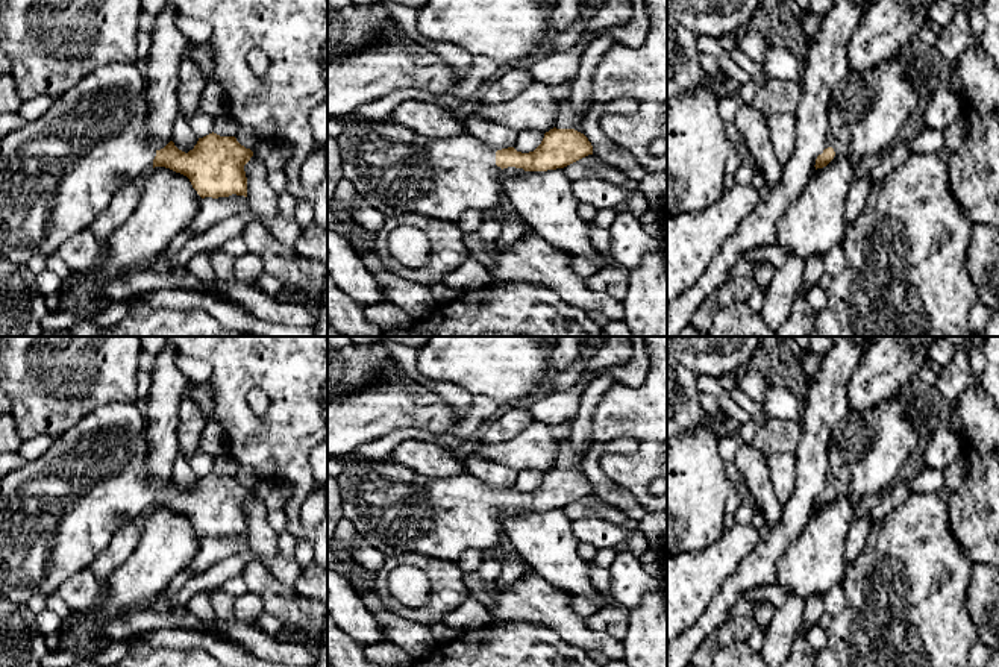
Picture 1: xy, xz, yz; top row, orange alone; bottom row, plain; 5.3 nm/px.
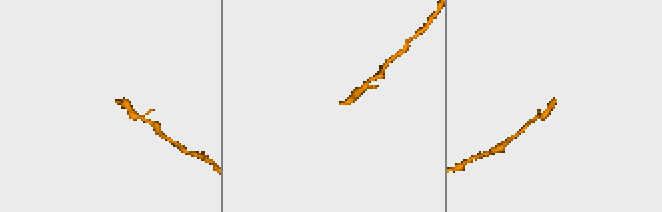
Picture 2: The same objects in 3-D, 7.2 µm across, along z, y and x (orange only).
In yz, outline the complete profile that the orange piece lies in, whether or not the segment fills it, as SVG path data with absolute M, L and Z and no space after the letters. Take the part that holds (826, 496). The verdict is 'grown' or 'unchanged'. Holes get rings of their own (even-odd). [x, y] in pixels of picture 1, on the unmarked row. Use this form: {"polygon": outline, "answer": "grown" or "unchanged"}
{"polygon": "M910 390L885 399L864 412L849 409L832 429L826 487L816 499L816 509L840 497L857 503L866 496L884 494L899 479L902 467L931 421L931 412L931 406L916 399Z", "answer": "grown"}

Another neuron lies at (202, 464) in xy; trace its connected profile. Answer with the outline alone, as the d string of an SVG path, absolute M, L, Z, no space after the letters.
M202 450L197 455L188 458L188 464L197 478L212 473L214 462L215 458Z

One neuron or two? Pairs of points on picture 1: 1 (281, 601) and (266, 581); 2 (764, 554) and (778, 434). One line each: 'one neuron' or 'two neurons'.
1: one neuron
2: two neurons

